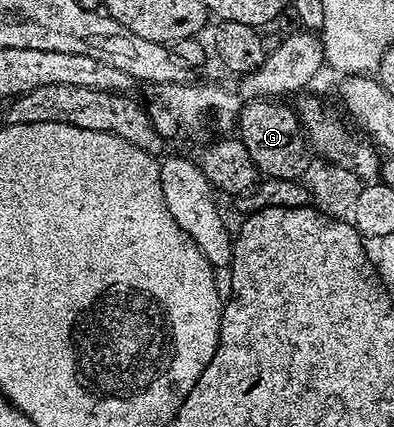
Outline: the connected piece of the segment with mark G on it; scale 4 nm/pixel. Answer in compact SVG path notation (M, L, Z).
M274 98L245 101L242 112L238 115L236 136L254 159L254 164L260 169L263 177L298 180L310 164L311 157L306 156L308 145L302 123L298 121L297 111L291 105L289 108L282 103L286 102L279 102Z

